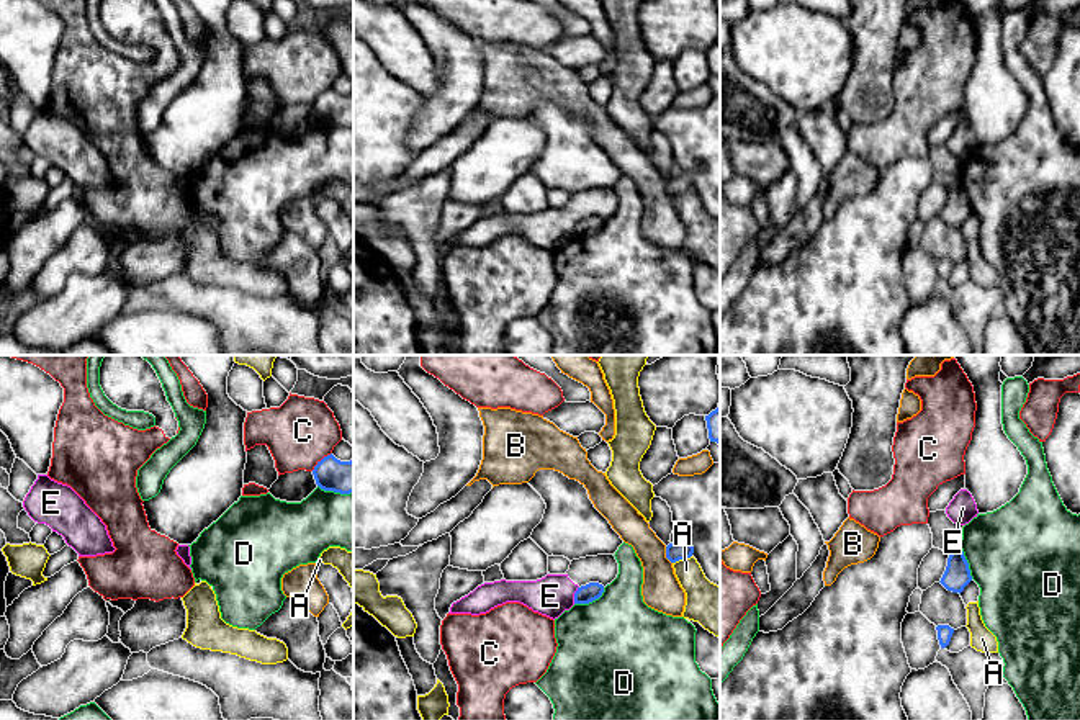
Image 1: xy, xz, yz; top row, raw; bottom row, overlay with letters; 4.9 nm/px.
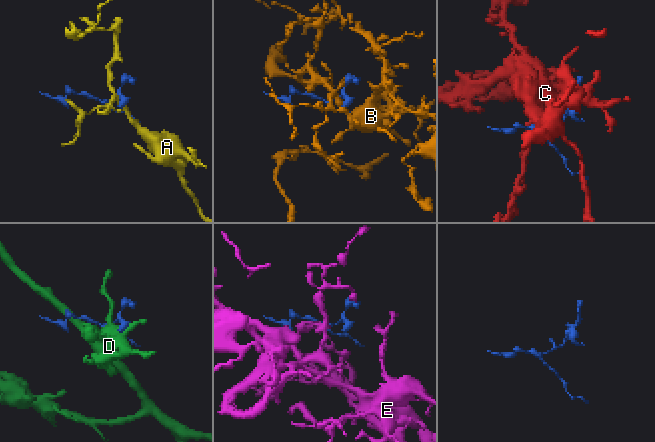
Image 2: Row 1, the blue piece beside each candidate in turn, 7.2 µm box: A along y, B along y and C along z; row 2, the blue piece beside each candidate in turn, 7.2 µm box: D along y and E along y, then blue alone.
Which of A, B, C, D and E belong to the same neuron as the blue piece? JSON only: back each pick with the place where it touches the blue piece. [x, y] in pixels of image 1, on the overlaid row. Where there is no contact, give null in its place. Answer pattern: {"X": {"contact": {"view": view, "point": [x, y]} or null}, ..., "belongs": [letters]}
{"belongs": []}

